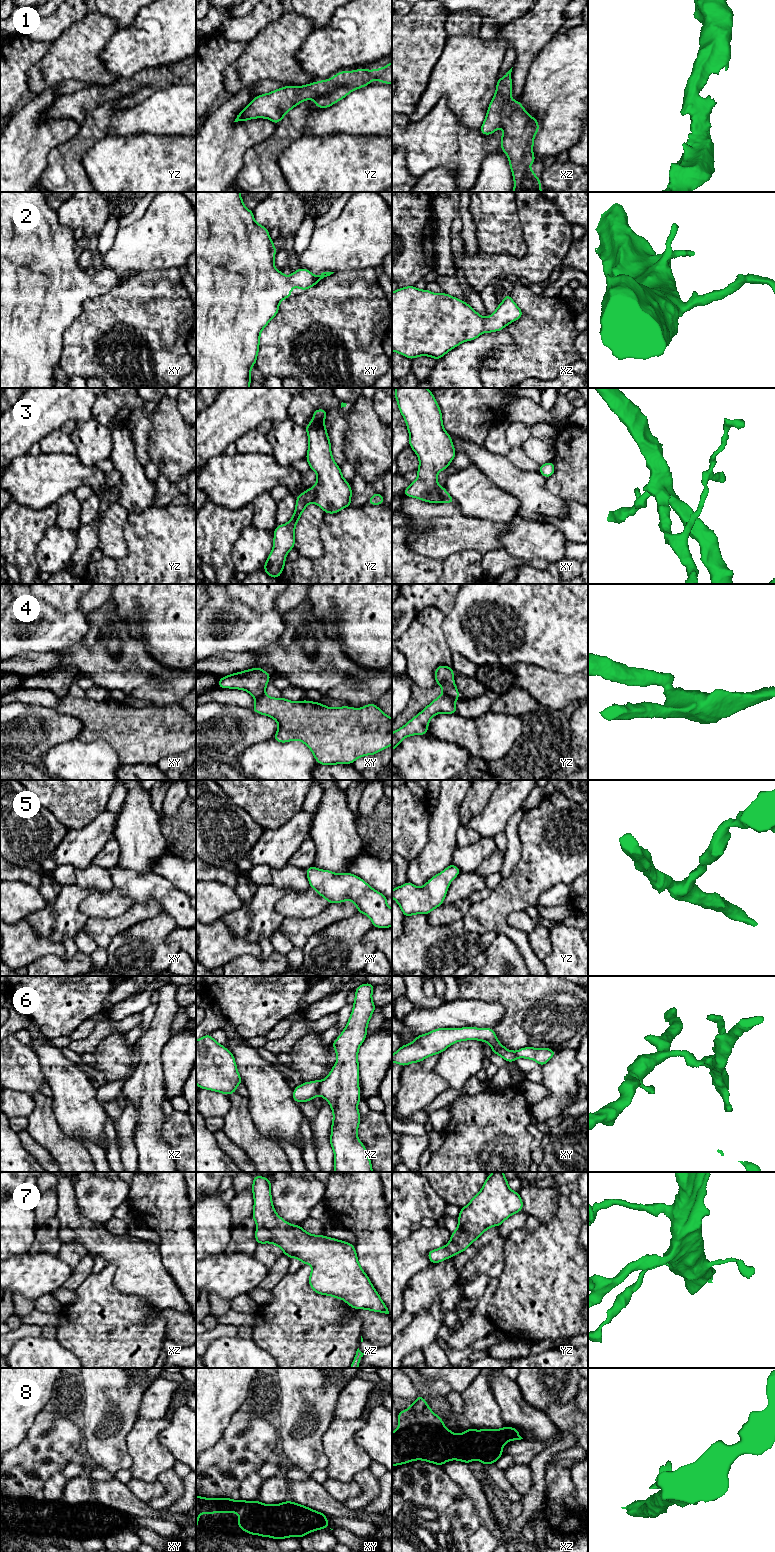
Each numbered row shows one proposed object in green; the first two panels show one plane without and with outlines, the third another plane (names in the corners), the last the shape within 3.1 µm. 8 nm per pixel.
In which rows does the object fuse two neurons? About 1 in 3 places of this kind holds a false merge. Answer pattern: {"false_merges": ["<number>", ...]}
{"false_merges": ["4", "6"]}

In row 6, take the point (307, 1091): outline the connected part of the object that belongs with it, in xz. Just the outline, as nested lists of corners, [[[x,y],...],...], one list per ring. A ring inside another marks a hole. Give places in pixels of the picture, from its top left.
[[[315,1080],[296,1086],[293,1090],[293,1100],[296,1103],[313,1100],[318,1095],[320,1083],[320,1080]]]

